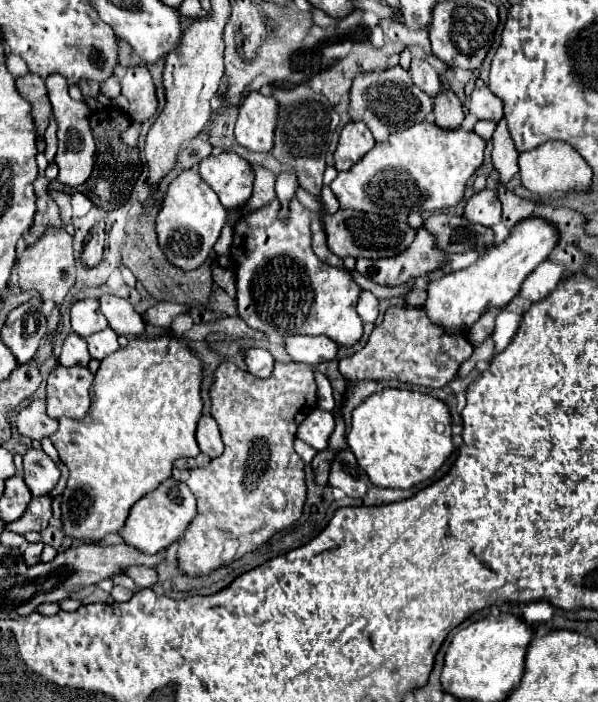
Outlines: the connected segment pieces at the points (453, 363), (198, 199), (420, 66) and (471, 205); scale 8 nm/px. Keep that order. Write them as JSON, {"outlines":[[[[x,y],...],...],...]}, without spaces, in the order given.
{"outlines":[[[[391,306],[385,318],[375,326],[365,348],[339,362],[339,370],[347,380],[397,380],[429,388],[443,388],[459,370],[459,364],[473,354],[465,334],[447,334],[427,320],[423,308],[397,308]]],[[[183,170],[169,184],[161,212],[157,214],[157,236],[161,250],[177,268],[195,270],[207,260],[225,222],[233,218],[235,216],[231,216],[227,208],[221,208],[221,202],[213,196],[213,190],[201,180],[201,176],[197,176],[195,170]]],[[[411,60],[411,68],[409,68],[411,76],[413,76],[413,82],[423,90],[427,92],[429,96],[435,96],[439,90],[441,90],[441,82],[439,82],[439,76],[437,76],[437,70],[425,62],[425,60]]],[[[481,190],[467,200],[463,216],[475,224],[495,226],[501,222],[501,202],[497,200],[495,192]]]]}

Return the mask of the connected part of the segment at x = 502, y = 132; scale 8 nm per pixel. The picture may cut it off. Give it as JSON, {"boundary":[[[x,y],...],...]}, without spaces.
{"boundary":[[[499,120],[497,122],[497,128],[493,132],[493,164],[495,168],[499,170],[501,174],[501,182],[507,186],[507,182],[519,172],[519,166],[517,166],[517,158],[519,158],[519,152],[511,140],[511,134],[507,130],[507,122],[505,120]]]}

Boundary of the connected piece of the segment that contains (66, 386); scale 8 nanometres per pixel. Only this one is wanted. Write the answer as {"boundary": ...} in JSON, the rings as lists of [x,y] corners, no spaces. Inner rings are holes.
{"boundary":[[[57,366],[47,380],[47,412],[49,416],[81,420],[89,410],[89,388],[93,374],[83,366]]]}

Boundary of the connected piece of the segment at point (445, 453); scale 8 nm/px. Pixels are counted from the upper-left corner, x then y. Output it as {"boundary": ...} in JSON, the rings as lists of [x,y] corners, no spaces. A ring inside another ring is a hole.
{"boundary":[[[383,388],[365,398],[351,414],[353,420],[345,440],[369,482],[379,488],[407,490],[431,478],[455,448],[447,404],[423,392]]]}

